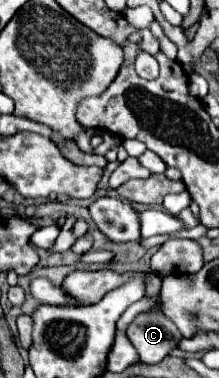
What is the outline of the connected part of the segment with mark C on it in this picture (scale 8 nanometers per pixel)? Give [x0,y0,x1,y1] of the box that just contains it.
[127,314,181,362]

